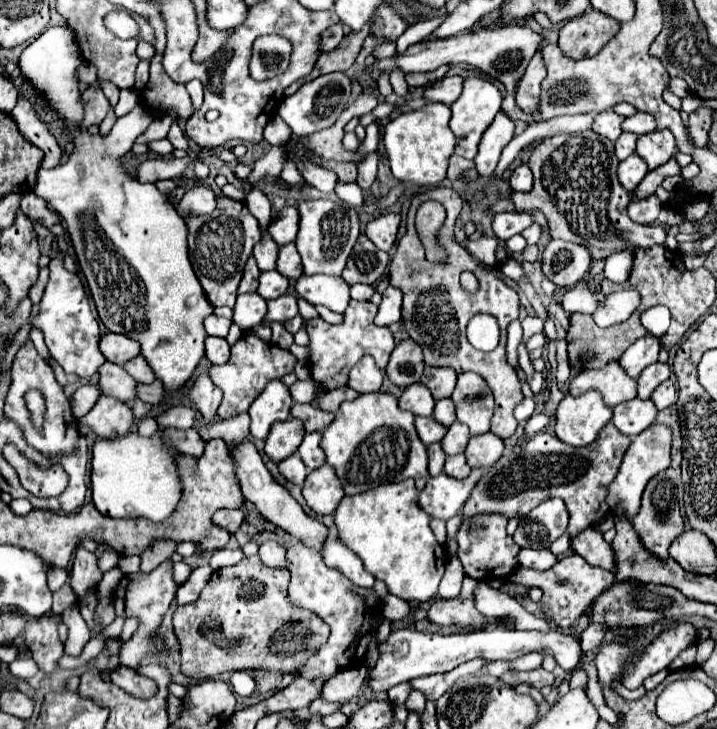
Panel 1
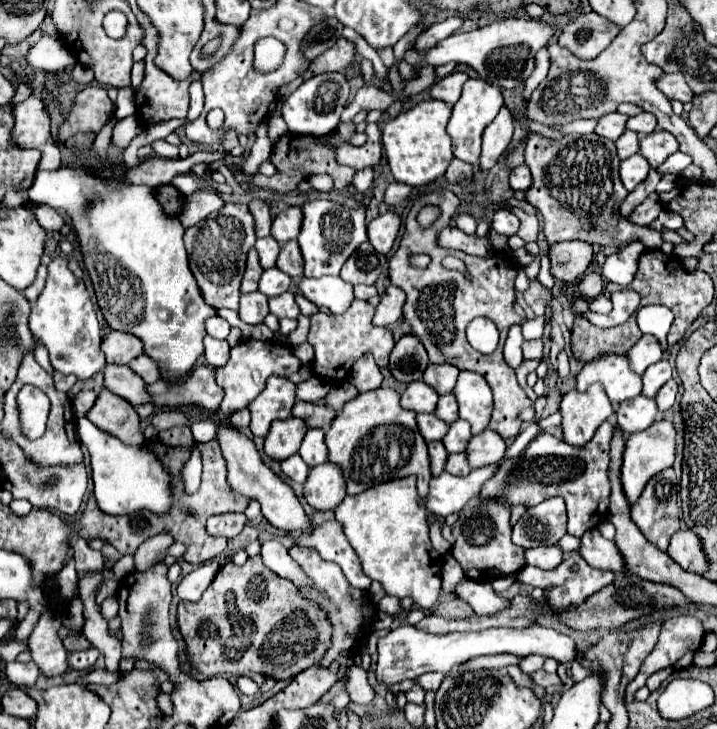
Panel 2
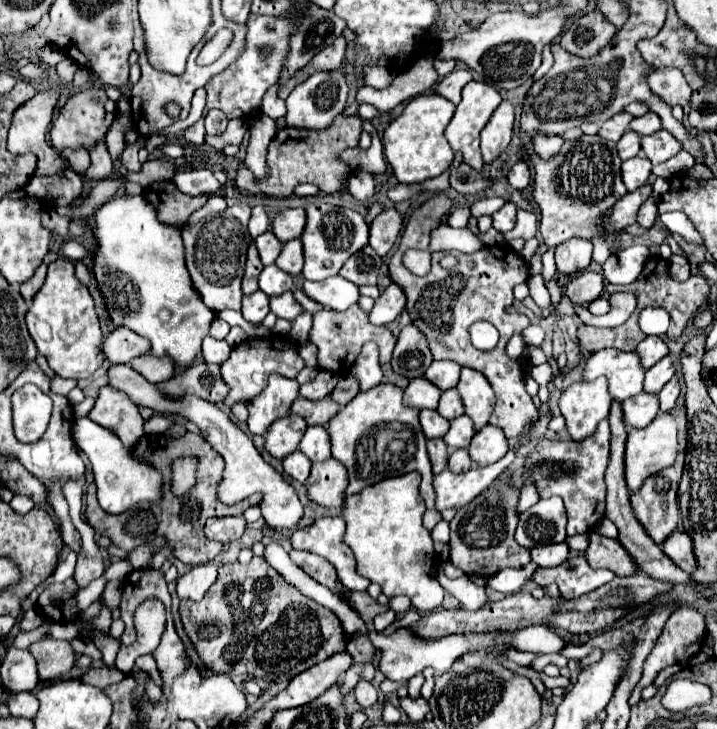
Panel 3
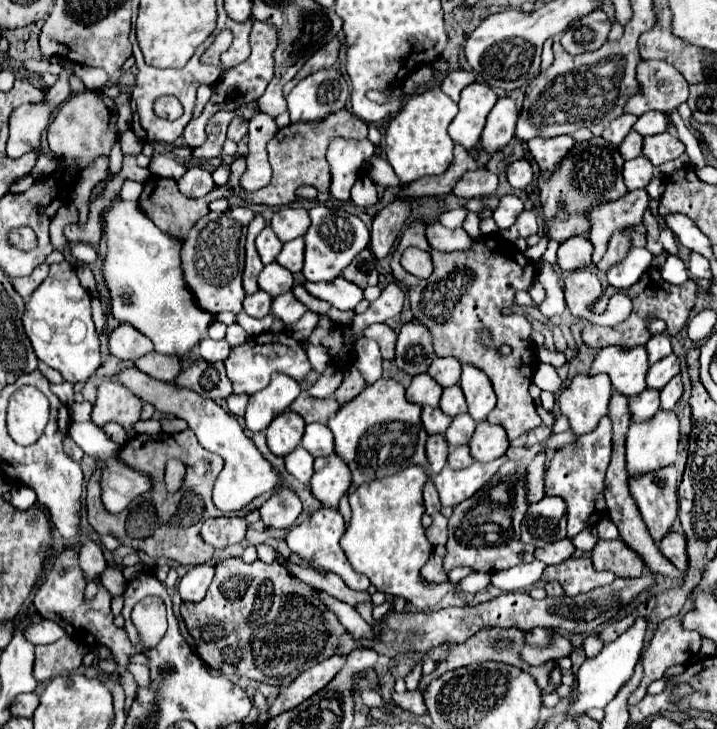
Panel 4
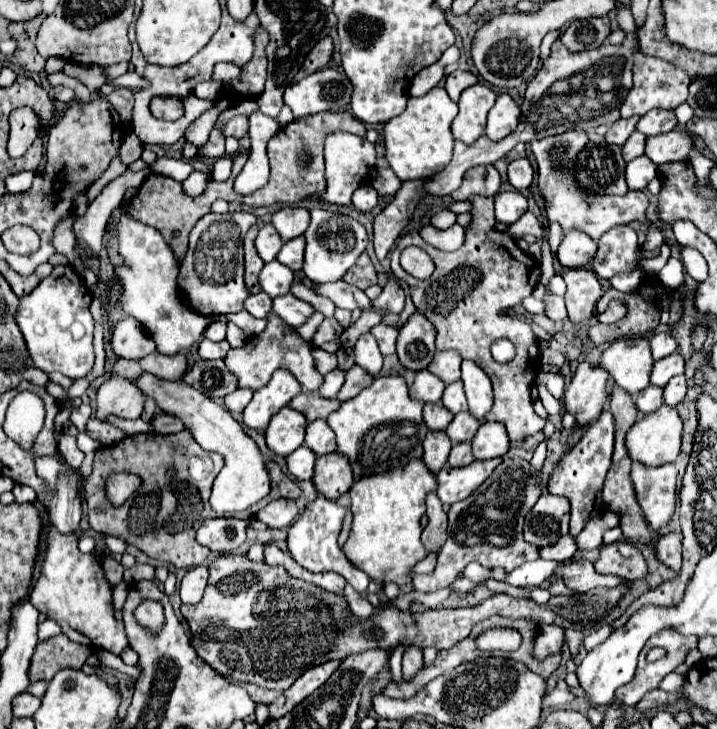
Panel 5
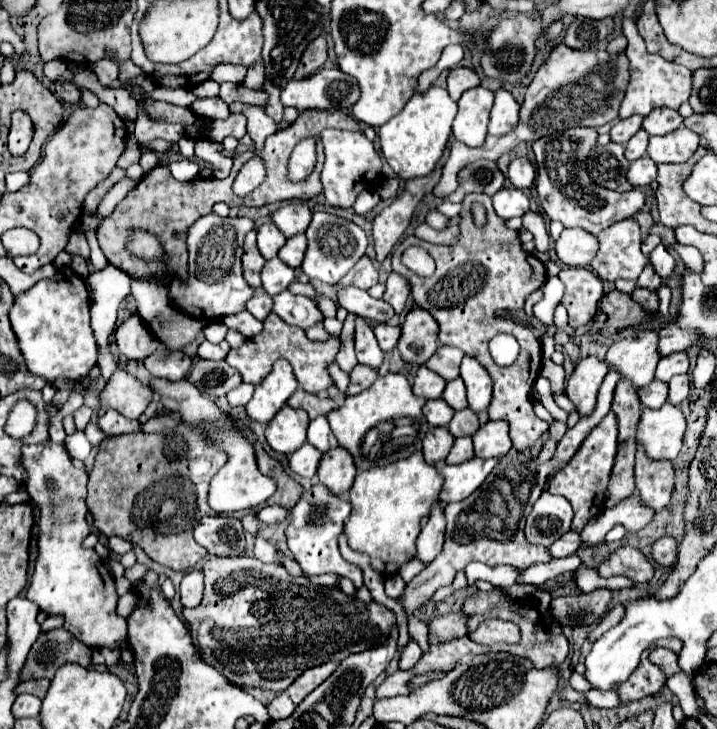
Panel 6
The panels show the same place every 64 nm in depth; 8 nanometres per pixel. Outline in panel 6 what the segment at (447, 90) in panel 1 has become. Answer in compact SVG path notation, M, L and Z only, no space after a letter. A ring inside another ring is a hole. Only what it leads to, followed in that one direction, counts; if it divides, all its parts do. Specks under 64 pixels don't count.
M458 66L458 68L450 70L450 74L448 74L448 94L450 94L450 98L454 102L460 100L460 96L466 90L476 88L476 86L480 86L480 78L478 78L478 74L472 68Z

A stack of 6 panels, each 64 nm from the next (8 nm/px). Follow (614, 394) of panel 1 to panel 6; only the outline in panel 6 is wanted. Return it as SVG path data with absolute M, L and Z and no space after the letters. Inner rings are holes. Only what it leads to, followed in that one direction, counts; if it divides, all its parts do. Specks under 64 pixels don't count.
M638 330L632 336L622 336L608 348L604 362L614 368L622 380L642 388L654 380L660 360L660 356L656 356L656 336L654 330Z

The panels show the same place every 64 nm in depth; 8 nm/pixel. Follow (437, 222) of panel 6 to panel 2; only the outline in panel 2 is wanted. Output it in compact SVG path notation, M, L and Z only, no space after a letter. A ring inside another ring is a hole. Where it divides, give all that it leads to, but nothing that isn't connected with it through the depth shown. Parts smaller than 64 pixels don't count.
M458 214L456 216L456 226L468 234L476 232L476 220L470 214Z

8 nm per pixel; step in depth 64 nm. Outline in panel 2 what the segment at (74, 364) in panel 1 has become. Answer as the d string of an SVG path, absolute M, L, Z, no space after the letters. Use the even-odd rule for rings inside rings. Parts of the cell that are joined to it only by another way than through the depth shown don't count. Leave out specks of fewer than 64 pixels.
M56 256L48 264L48 280L30 312L30 330L36 338L44 342L50 352L50 362L54 370L62 374L74 374L78 378L92 378L106 364L100 350L100 324L94 312L94 304L86 292L86 286L68 270L68 260Z

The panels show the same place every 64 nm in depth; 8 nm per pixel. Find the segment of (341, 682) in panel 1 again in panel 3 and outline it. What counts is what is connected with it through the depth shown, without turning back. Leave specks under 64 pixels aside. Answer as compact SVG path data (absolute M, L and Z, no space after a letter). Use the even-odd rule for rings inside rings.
M364 678L358 680L358 684L356 684L356 688L354 688L354 696L356 696L356 702L358 702L362 708L372 706L372 704L376 702L374 686L372 686L368 680L364 680Z

